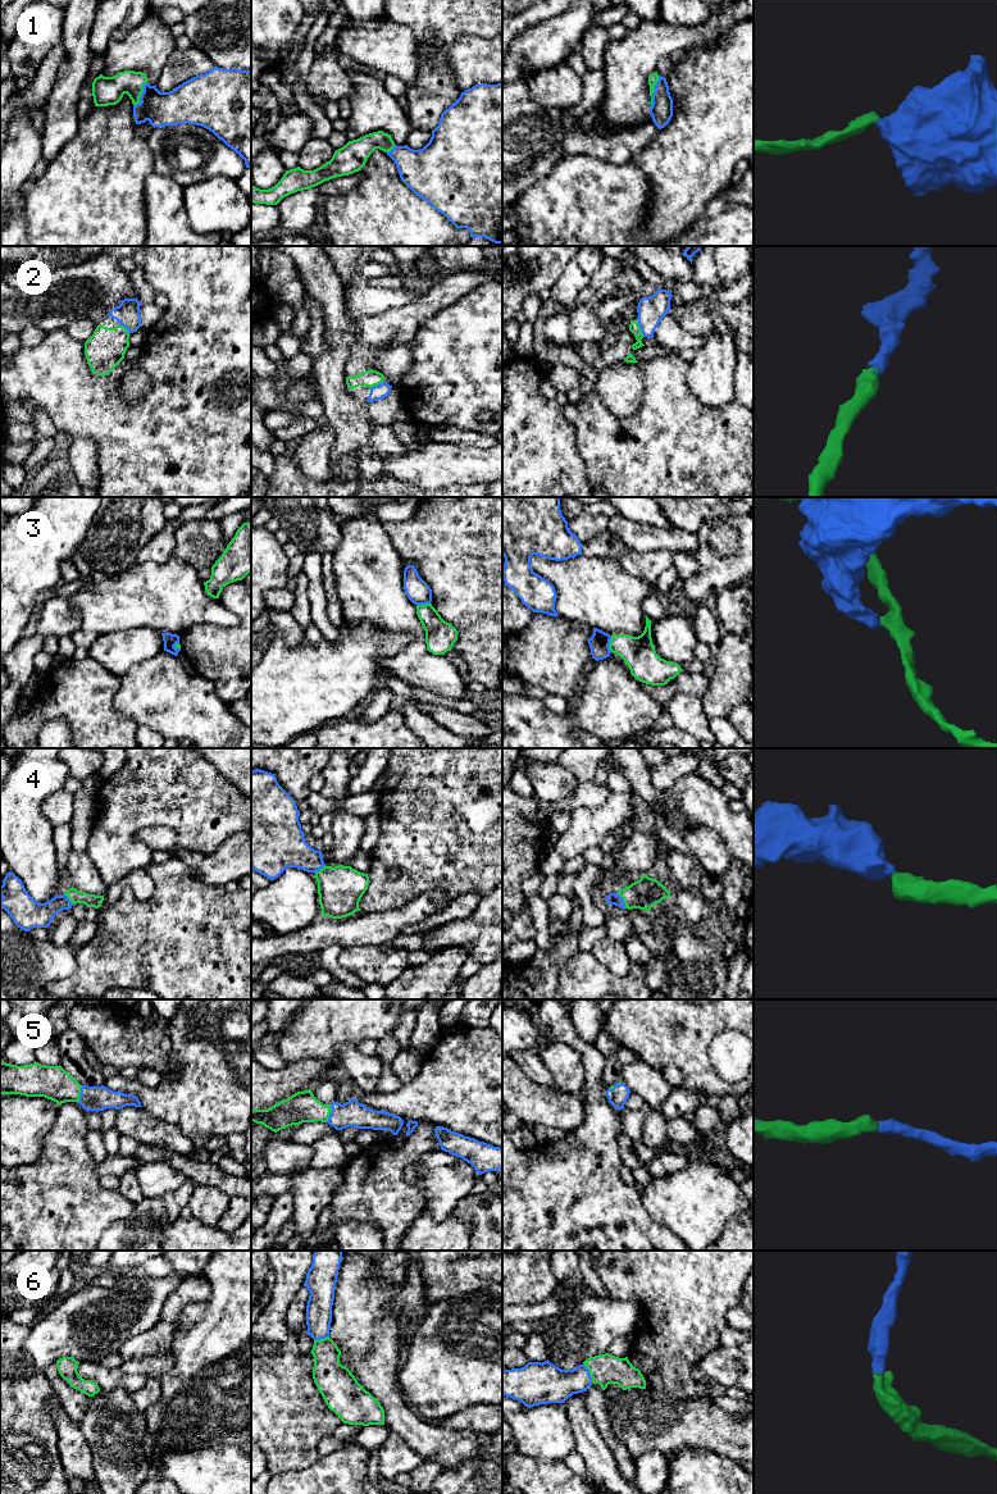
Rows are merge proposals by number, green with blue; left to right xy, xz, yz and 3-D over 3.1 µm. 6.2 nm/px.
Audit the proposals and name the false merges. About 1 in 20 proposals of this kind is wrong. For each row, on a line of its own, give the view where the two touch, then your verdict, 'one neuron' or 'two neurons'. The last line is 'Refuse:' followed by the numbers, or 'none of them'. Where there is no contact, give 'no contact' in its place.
1: contact in yz; one neuron
2: contact in yz; one neuron
3: contact in yz; two neurons
4: contact in yz; one neuron
5: contact in xy; one neuron
6: contact in yz; one neuron
Refuse: 3

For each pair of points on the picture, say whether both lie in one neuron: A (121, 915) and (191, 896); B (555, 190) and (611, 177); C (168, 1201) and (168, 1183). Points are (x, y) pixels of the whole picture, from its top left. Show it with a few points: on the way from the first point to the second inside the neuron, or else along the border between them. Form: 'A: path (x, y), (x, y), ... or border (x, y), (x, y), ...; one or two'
A: path (139, 915), (173, 914); one
B: path (569, 188), (573, 185), (582, 190), (599, 190); one
C: border (189, 1180), (177, 1189), (159, 1197), (144, 1197); two

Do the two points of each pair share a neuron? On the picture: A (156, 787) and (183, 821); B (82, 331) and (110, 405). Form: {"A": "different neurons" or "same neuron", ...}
{"A": "same neuron", "B": "different neurons"}

